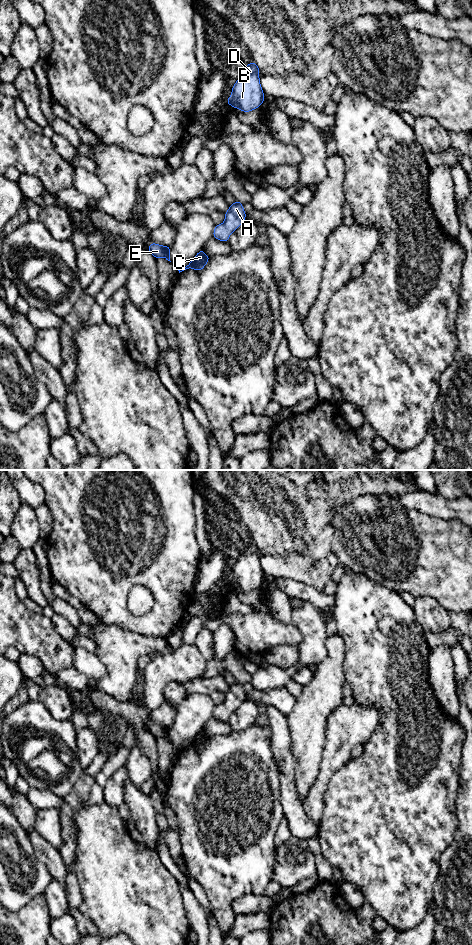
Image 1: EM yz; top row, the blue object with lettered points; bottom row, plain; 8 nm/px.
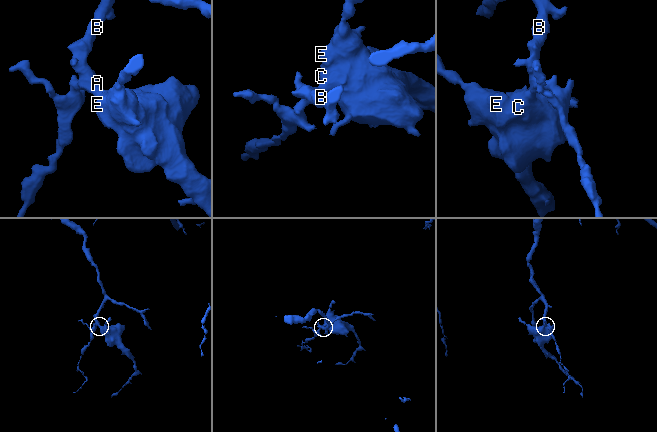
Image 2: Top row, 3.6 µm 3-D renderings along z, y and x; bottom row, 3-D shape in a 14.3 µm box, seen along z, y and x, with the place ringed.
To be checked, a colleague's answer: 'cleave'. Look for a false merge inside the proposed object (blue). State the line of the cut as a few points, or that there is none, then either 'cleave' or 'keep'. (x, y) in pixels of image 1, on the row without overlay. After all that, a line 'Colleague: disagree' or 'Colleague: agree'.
cut none; keep
Colleague: disagree

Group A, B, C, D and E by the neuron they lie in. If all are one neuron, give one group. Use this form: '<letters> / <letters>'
A B C D E

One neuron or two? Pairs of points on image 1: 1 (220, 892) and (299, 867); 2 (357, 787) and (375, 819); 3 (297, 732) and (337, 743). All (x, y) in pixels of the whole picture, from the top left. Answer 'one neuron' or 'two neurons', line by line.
1: two neurons
2: one neuron
3: two neurons

